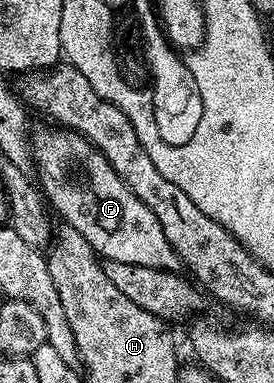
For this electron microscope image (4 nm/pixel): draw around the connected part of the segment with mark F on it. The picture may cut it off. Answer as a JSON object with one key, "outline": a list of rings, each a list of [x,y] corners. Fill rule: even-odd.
{"outline":[[[52,128],[32,130],[31,156],[40,190],[52,210],[61,216],[60,220],[75,227],[75,231],[91,243],[98,258],[181,273],[181,256],[167,243],[155,211],[123,183],[107,155],[73,129]]]}

